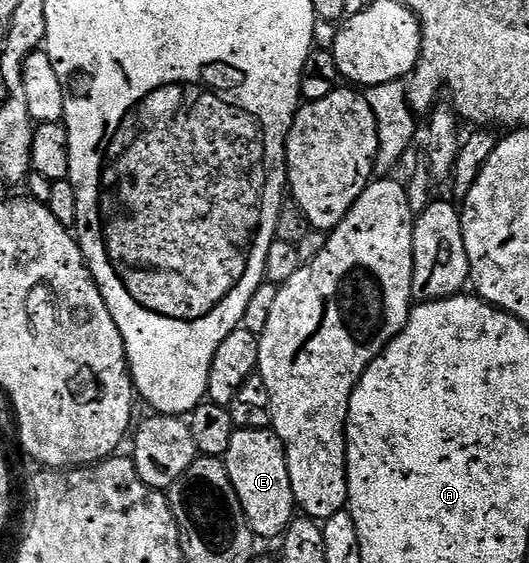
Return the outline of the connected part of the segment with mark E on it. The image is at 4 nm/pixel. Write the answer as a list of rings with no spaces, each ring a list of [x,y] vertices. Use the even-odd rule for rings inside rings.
[[[236,429],[225,455],[229,480],[256,539],[278,539],[297,514],[293,488],[289,484],[287,453],[275,431]]]

